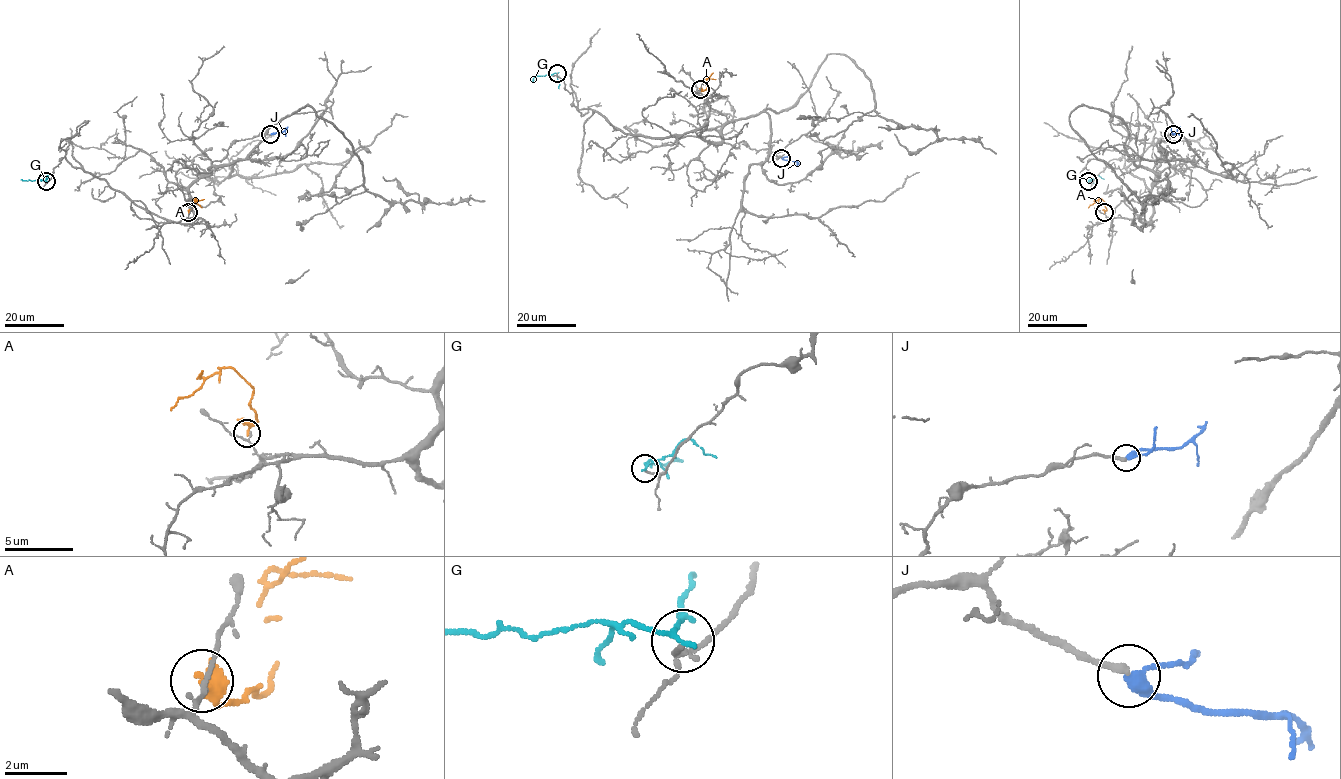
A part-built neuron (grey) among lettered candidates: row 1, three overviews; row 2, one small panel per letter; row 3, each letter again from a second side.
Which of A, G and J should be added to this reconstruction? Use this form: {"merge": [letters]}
{"merge": ["J"]}

